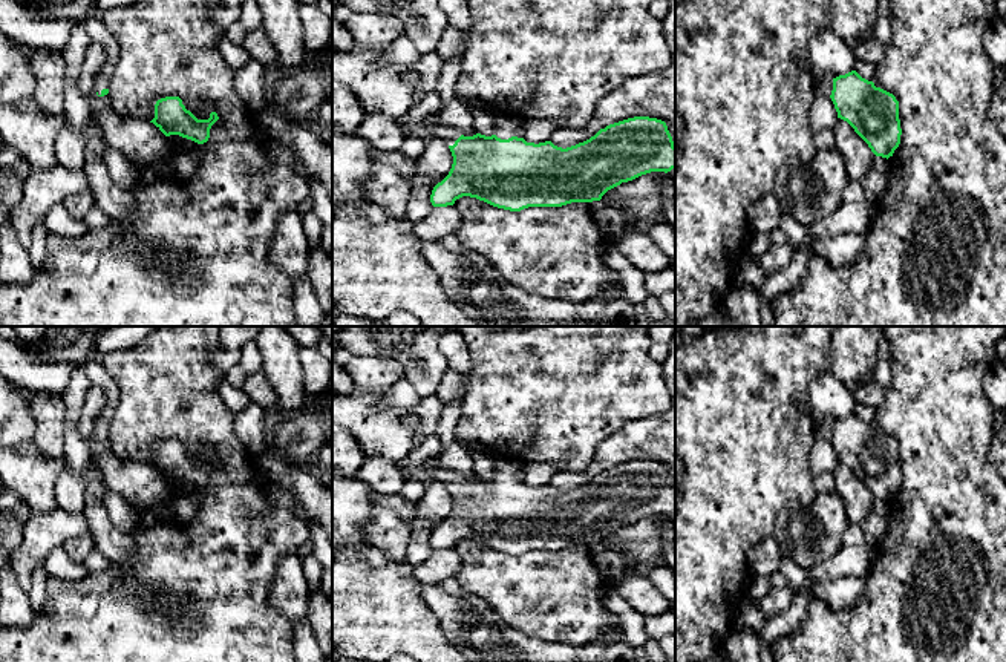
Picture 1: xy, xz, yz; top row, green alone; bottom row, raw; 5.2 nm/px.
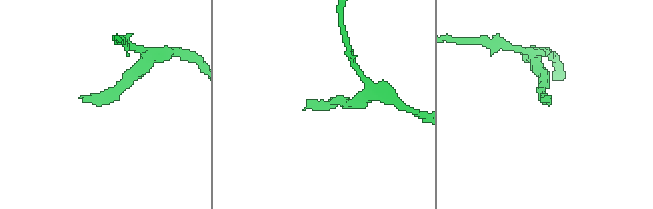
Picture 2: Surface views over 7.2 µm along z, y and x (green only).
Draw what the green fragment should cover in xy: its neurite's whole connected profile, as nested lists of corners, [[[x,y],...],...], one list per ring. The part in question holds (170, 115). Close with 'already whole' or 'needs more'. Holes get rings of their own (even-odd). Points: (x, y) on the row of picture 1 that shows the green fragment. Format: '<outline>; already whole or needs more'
[[[165,97],[155,104],[153,123],[165,136],[179,135],[198,144],[204,144],[210,138],[211,126],[219,120],[216,112],[208,120],[198,120],[185,109],[179,97]]]; already whole

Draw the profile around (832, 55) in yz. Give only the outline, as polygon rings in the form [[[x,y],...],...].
[[[828,26],[819,28],[808,41],[810,61],[816,75],[836,78],[854,70],[854,48]]]

